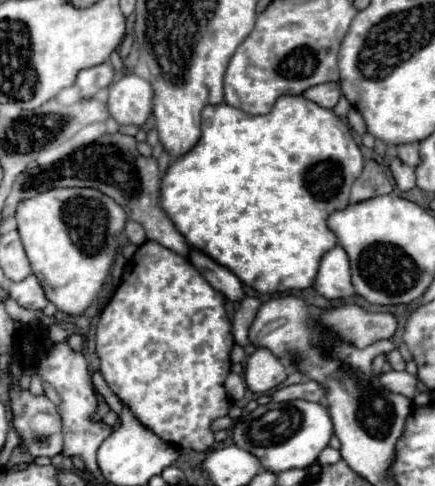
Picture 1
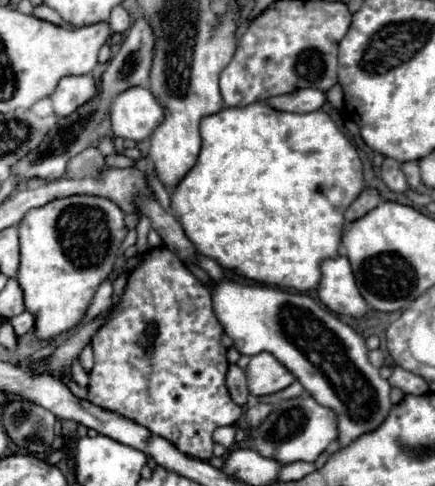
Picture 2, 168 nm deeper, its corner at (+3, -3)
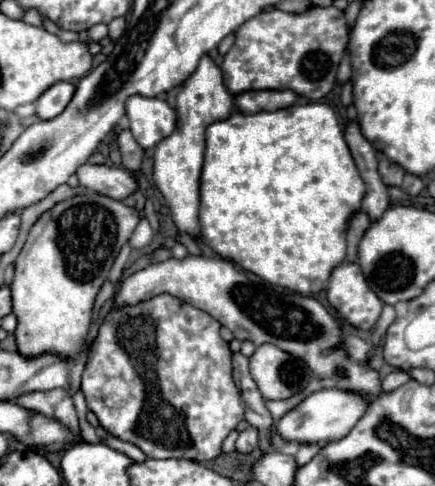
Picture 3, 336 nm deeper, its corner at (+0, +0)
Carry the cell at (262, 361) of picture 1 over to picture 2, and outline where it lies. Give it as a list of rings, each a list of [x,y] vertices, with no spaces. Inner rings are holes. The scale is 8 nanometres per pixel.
[[[269,353],[253,355],[245,369],[245,375],[249,393],[255,397],[277,393],[295,381],[295,377]]]

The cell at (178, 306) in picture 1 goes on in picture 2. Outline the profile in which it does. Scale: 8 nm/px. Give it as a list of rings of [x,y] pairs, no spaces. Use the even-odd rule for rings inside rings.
[[[167,247],[149,249],[129,273],[115,313],[93,335],[91,347],[95,353],[95,365],[89,373],[87,399],[169,439],[185,455],[209,461],[213,457],[213,431],[223,425],[235,425],[243,413],[243,409],[231,401],[225,387],[229,363],[221,337],[223,325],[215,317],[209,289],[173,251],[167,251]]]

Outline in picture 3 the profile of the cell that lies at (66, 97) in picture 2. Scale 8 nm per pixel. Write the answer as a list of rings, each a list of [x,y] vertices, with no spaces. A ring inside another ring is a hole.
[[[58,82],[54,86],[50,86],[36,102],[36,116],[42,120],[50,120],[54,116],[58,116],[66,104],[70,102],[72,94],[74,94],[74,84],[72,82]]]

